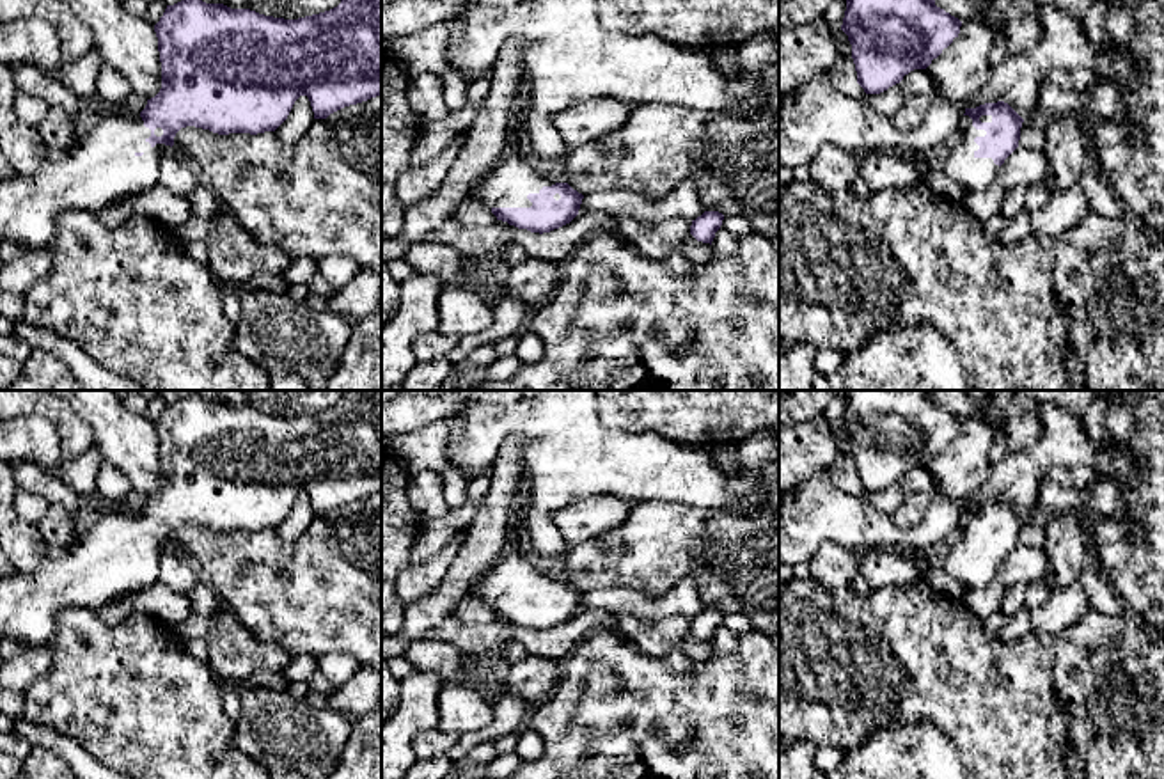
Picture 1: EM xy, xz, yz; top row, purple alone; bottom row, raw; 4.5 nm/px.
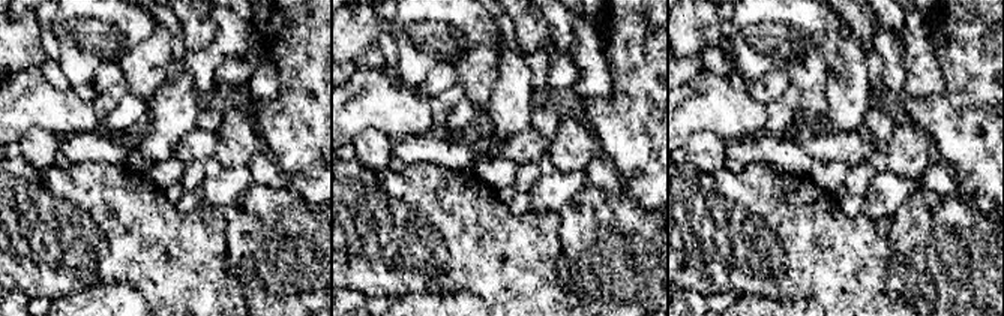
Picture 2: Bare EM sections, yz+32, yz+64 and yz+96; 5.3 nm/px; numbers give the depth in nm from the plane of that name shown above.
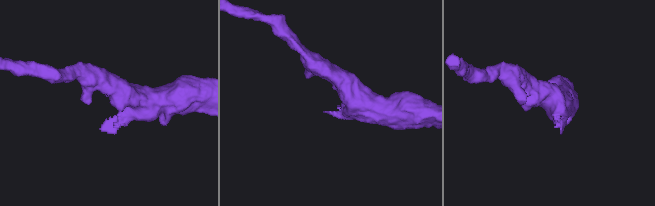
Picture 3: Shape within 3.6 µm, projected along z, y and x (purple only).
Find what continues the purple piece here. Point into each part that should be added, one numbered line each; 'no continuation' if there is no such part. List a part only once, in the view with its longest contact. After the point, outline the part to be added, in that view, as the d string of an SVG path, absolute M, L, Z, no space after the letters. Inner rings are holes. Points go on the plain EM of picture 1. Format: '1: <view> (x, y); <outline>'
1: yz (975, 572); M963 513L962 534L951 545L935 550L935 563L951 573L965 589L983 589L992 584L999 571L999 563L992 555L976 555L979 543L976 534L985 534L985 527L976 527L972 516Z

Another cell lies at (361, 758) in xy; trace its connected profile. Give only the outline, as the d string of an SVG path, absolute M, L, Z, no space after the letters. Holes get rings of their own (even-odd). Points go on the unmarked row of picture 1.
M381 704L353 720L350 740L328 779L381 779Z

